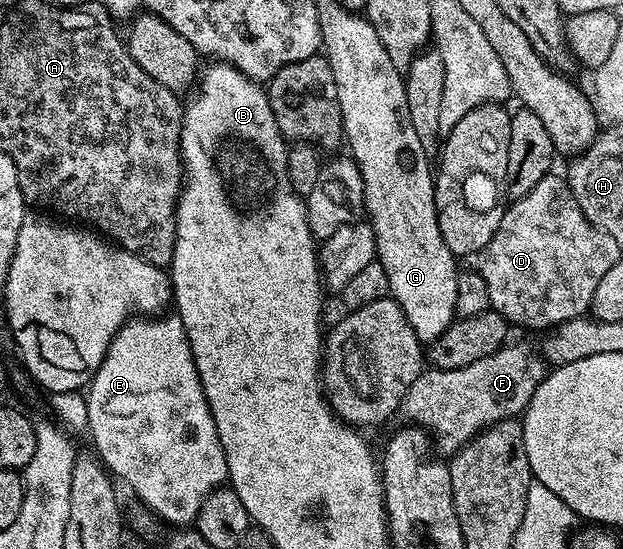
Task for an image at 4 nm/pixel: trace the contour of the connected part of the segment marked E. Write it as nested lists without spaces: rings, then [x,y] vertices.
[[[158,314],[153,318],[131,318],[127,320],[124,327],[114,335],[113,342],[108,346],[104,362],[96,370],[96,374],[90,379],[88,391],[85,393],[86,398],[86,419],[85,423],[90,424],[90,436],[94,439],[92,444],[93,451],[98,453],[103,465],[119,481],[123,480],[156,515],[162,520],[167,520],[172,526],[190,526],[198,516],[200,506],[212,490],[223,487],[228,480],[228,462],[224,454],[224,446],[220,446],[220,438],[216,434],[216,424],[210,413],[202,383],[196,370],[196,362],[192,358],[190,343],[186,337],[186,327],[182,325],[182,320],[177,314]]]

